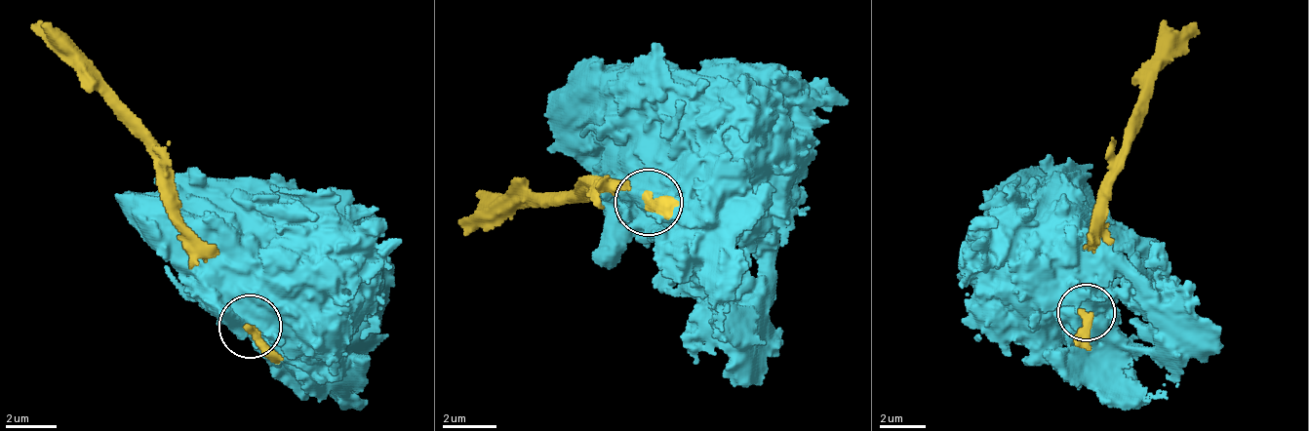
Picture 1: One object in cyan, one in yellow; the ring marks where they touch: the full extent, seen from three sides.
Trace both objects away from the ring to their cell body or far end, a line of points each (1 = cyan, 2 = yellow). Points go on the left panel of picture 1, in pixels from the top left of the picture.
1: (251, 325), (305, 284), (291, 292)
2: (251, 325), (182, 223), (166, 172), (133, 129), (29, 25)

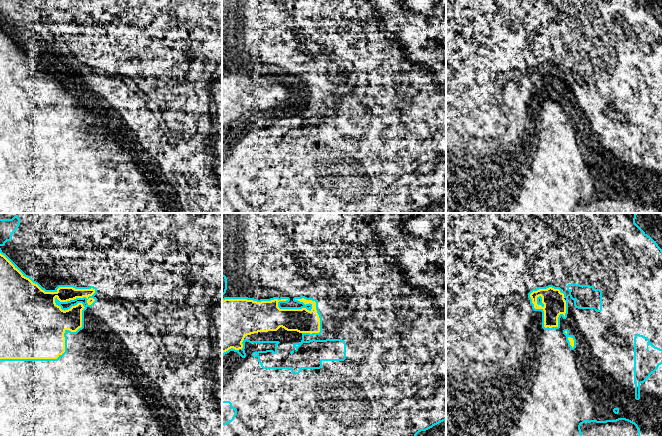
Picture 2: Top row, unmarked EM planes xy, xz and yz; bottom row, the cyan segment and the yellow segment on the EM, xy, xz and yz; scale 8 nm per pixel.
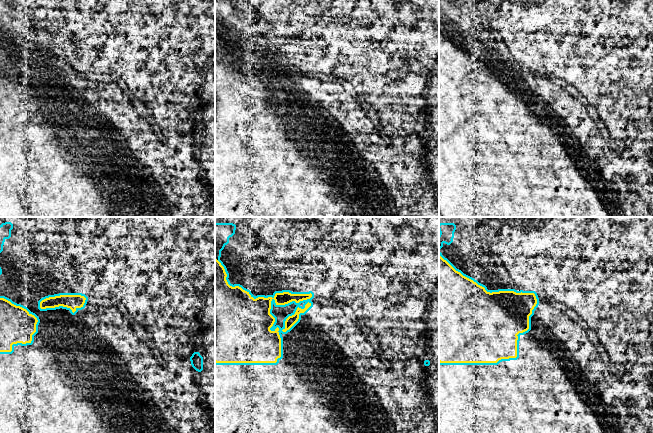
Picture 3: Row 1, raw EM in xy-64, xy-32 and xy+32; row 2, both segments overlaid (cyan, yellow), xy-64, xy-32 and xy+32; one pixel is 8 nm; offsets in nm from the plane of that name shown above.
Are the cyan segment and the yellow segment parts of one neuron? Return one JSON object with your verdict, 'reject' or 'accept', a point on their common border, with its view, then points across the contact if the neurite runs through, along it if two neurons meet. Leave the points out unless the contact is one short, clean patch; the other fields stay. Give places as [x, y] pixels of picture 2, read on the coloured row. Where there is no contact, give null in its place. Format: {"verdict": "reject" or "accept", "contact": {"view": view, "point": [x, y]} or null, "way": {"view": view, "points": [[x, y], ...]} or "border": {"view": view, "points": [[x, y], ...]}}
{"verdict": "reject", "contact": {"view": "xy", "point": [74, 299]}}

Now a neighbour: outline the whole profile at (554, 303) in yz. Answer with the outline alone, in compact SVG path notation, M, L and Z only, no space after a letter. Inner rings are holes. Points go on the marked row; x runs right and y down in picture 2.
M549 287L539 289L530 294L535 309L544 311L544 327L558 327L558 317L566 313L566 301L564 294L559 289Z

